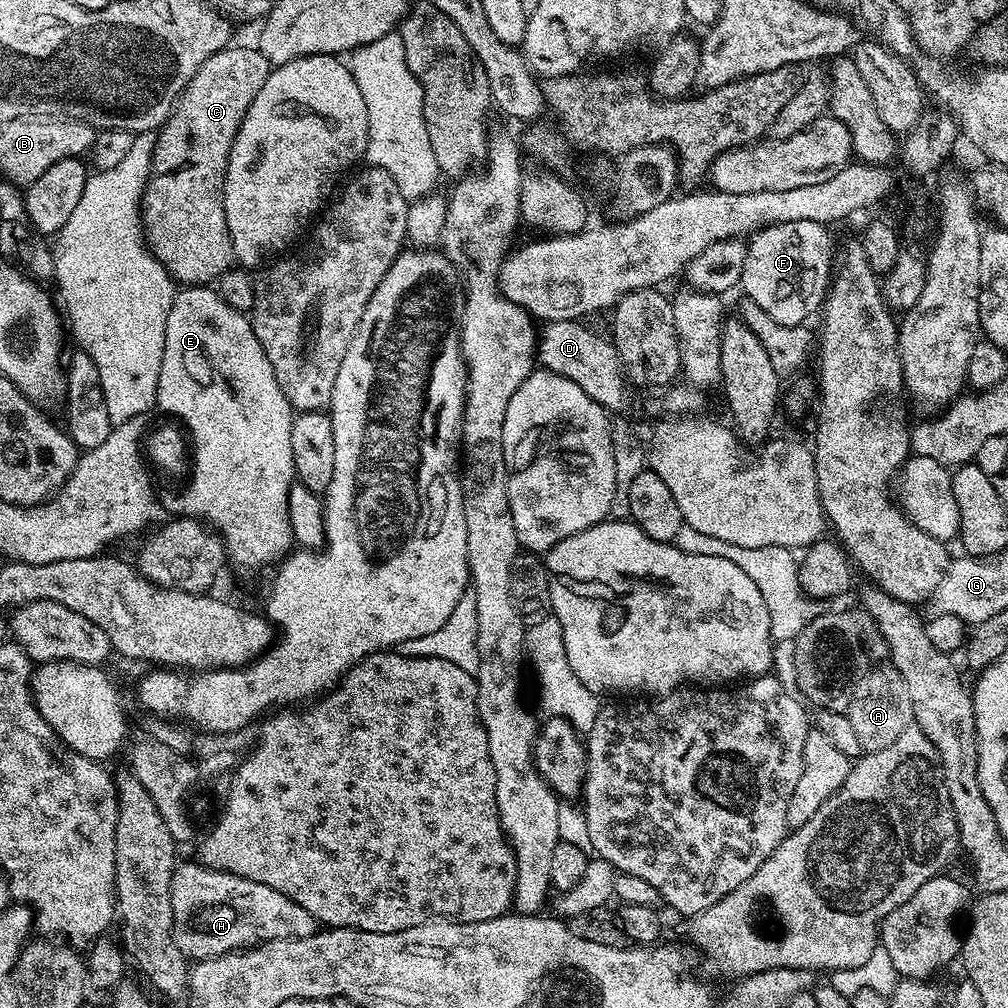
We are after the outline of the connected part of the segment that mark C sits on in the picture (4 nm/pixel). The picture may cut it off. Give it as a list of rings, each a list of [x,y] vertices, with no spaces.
[[[229,46],[224,48],[218,54],[206,58],[206,62],[202,62],[202,66],[196,71],[194,78],[184,88],[184,93],[181,94],[180,99],[176,101],[172,109],[172,115],[169,116],[164,127],[159,129],[156,138],[156,150],[152,159],[152,176],[148,180],[148,186],[144,191],[144,203],[142,205],[144,239],[150,251],[162,262],[162,266],[171,274],[172,279],[176,281],[177,285],[208,286],[219,280],[220,275],[225,270],[233,267],[232,239],[230,238],[230,230],[226,226],[226,210],[224,209],[224,175],[226,174],[228,159],[230,158],[230,150],[234,146],[234,138],[242,126],[242,118],[246,114],[246,110],[250,110],[250,106],[258,98],[258,94],[263,92],[264,83],[269,75],[270,65],[265,56],[261,54],[259,47],[235,48],[235,46]]]

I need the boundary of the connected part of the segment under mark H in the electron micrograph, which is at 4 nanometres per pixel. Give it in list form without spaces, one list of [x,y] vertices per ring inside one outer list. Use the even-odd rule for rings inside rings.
[[[199,862],[177,863],[170,886],[170,910],[173,914],[174,942],[178,942],[178,950],[182,950],[182,954],[192,962],[208,960],[211,956],[224,956],[228,952],[239,952],[242,948],[254,948],[257,944],[271,940],[310,938],[318,930],[310,912],[302,910],[298,902],[286,898],[286,894],[278,894],[278,890],[270,890],[270,886],[262,886],[262,882],[250,882],[250,878],[205,868]]]

